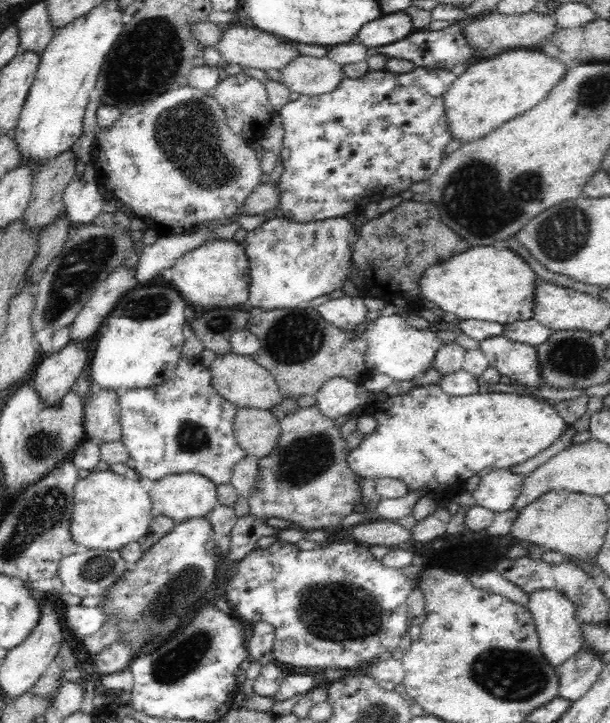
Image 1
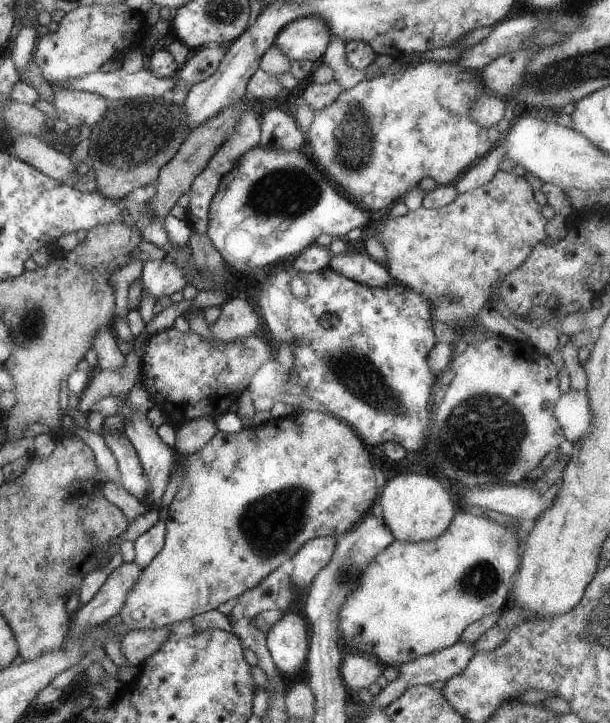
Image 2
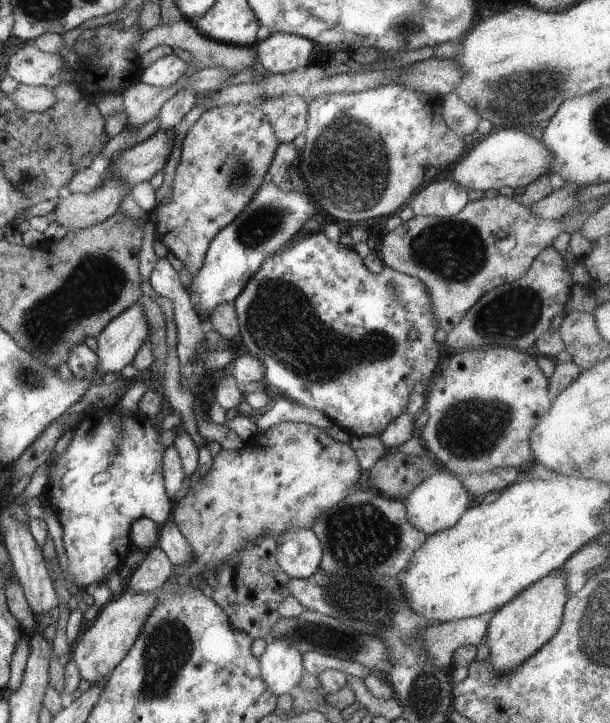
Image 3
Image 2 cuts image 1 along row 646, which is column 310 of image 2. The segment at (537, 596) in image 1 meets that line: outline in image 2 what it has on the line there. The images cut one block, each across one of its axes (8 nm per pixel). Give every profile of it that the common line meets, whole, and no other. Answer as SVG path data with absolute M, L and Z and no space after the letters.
M334 535L309 540L289 562L292 564L292 581L301 587L309 587L318 571L332 558L336 543L337 538Z

